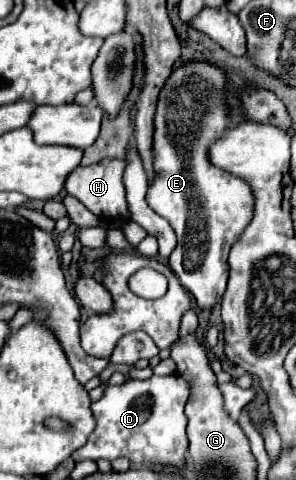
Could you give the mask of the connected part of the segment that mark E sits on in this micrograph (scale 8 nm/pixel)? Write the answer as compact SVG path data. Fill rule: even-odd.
M186 61L166 79L154 115L154 179L146 201L176 231L178 245L170 255L170 267L202 309L222 299L230 271L228 253L254 217L254 193L248 181L214 167L208 159L210 145L232 123L226 87L228 75L218 65Z

